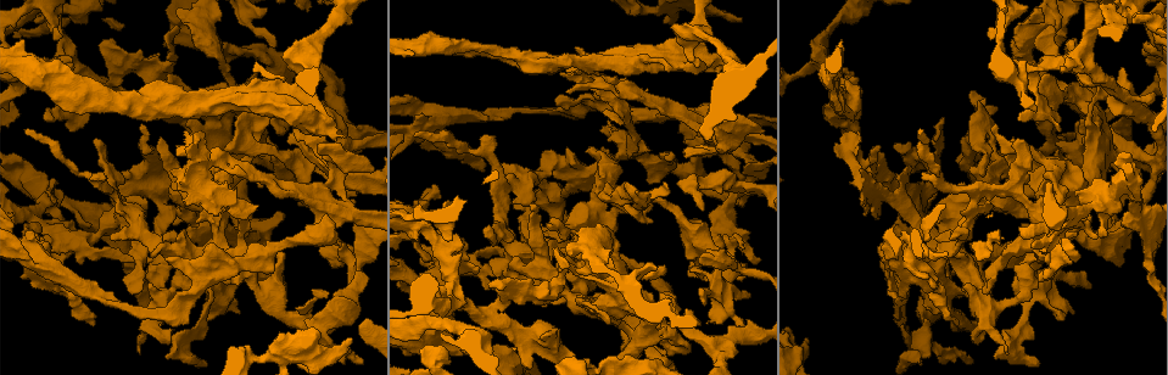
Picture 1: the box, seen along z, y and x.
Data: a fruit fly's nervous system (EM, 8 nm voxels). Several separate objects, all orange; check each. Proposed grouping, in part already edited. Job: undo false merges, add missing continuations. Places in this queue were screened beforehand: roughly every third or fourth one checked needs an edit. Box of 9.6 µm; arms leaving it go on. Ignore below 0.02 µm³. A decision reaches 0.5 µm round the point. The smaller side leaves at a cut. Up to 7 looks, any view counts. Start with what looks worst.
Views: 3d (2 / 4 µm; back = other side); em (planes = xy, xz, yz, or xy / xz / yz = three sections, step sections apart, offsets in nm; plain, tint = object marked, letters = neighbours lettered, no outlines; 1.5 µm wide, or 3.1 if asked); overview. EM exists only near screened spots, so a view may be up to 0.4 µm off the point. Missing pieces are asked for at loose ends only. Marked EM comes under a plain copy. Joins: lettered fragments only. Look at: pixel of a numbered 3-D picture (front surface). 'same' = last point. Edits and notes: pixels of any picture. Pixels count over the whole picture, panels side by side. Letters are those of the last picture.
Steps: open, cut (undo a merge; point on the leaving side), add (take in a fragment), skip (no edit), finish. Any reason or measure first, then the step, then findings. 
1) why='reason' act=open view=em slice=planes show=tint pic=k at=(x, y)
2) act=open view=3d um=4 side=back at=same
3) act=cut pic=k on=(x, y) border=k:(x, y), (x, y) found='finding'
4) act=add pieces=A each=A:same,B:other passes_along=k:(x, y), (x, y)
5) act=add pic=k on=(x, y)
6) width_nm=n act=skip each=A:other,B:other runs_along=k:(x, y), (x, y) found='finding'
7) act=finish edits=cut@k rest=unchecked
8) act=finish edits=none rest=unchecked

why='branch stops here' act=open view=3d um=2 pic=1 at=(905, 232)

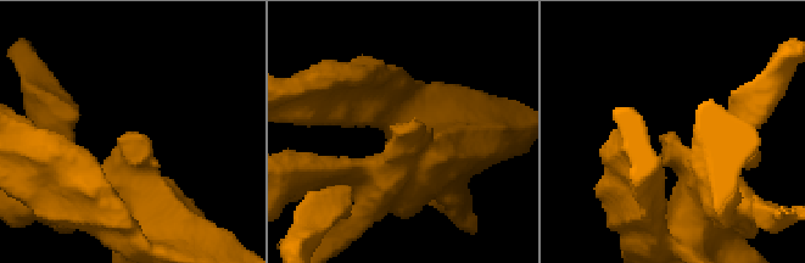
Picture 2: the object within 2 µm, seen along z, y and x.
why='shape alone is not enough' act=open view=em slice=planes show=letters pic=2 at=(130, 132)

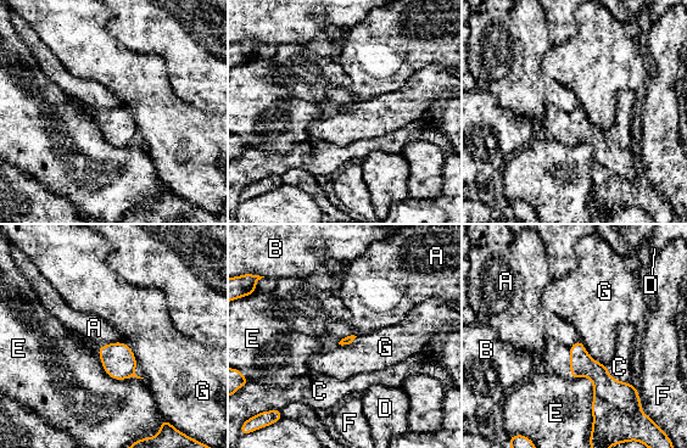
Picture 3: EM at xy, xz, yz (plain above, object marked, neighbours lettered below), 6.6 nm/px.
act=skip each=A:other,B:other,C:other,D:other,E:other,F:other,G:other border=3:(121, 341), (113, 341), (100, 347) found='no lettered fragment goes on from it'

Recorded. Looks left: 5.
why='branch stops here' act=open view=em slice=xz step=4 show=letters pic=1 at=(741, 20)

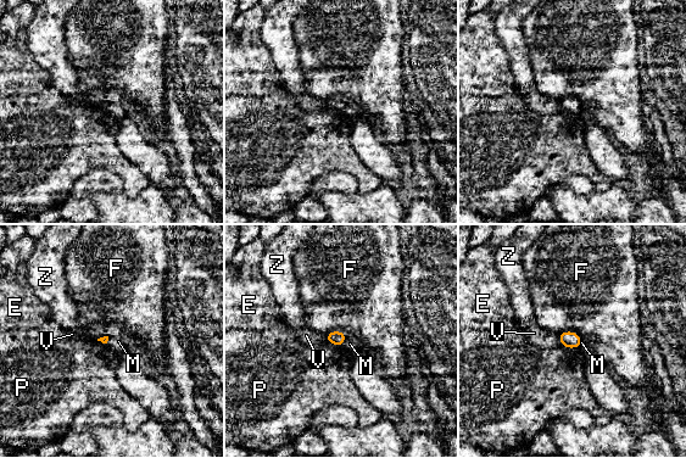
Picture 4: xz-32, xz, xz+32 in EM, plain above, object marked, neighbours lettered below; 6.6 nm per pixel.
act=skip each=E:other,F:other,M:other,P:other,V:other,Z:other border=4:(557, 334), (575, 331), (583, 341) found='none of them fits'

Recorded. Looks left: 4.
why='free end' act=open view=em slice=planes show=letters pic=1 at=(1136, 20)

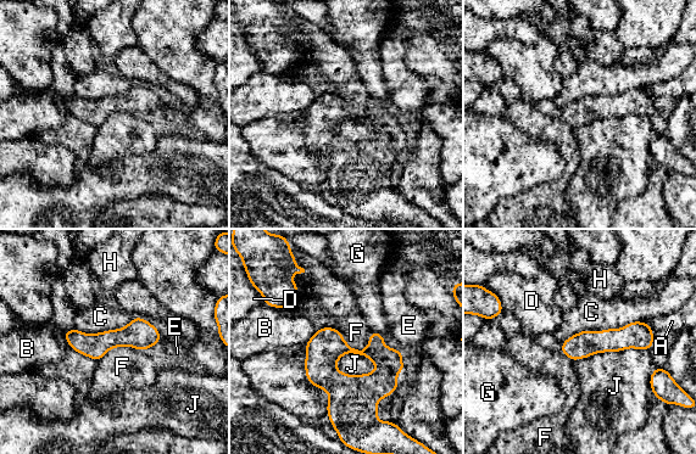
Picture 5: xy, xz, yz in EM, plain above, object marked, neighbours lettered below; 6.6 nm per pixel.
act=skip each=A:other,B:other,C:other,D:other,E:other,F:other,G:other,H:other,J:other runs_along=5:(67, 334), (76, 340), (157, 337) found='no lettered fragment goes on from it'

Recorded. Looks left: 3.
act=finish edits=none rest=unchecked

